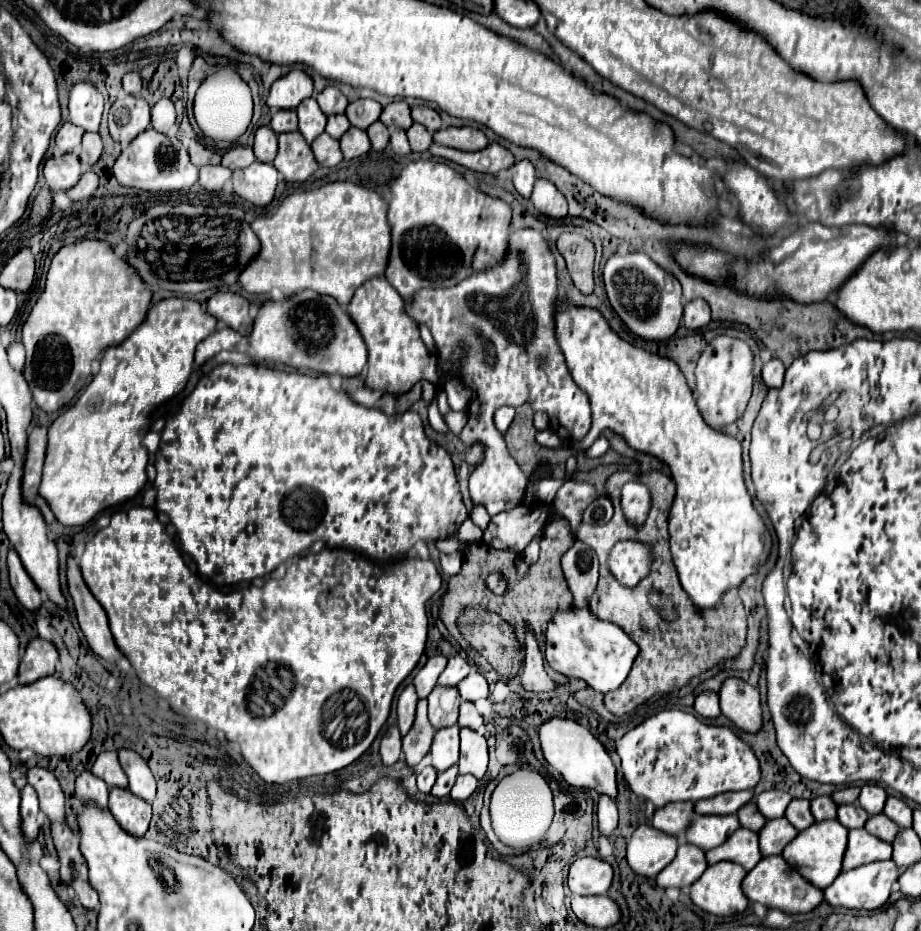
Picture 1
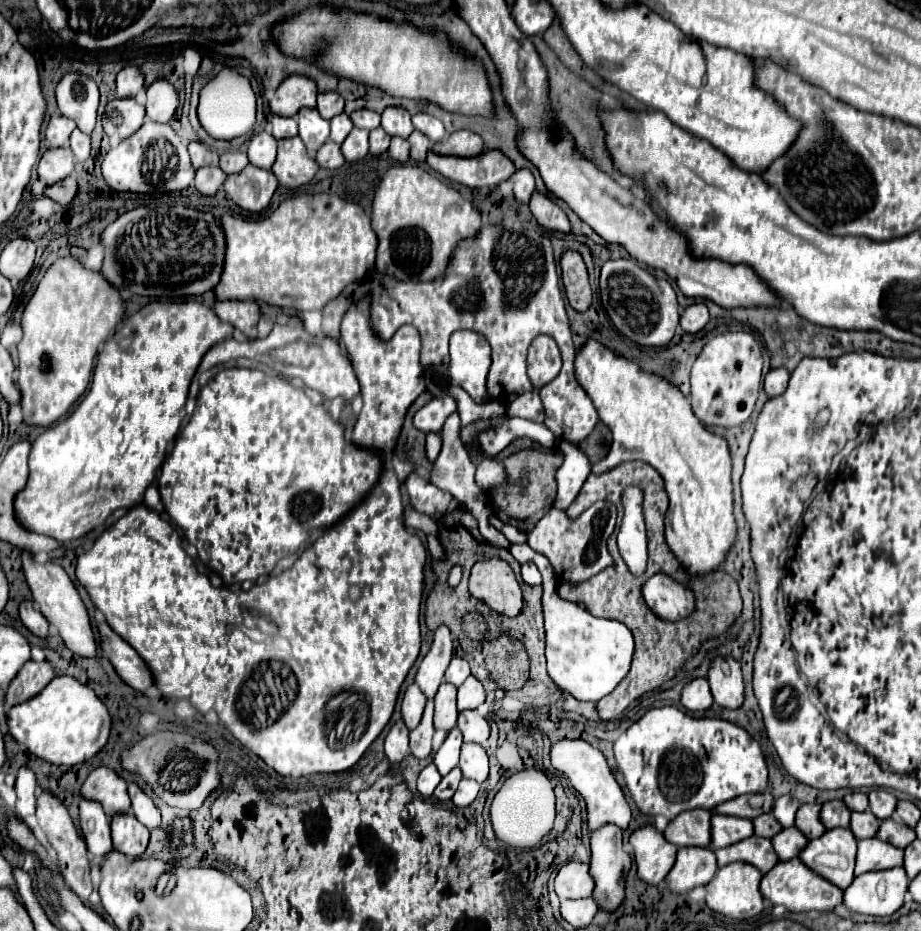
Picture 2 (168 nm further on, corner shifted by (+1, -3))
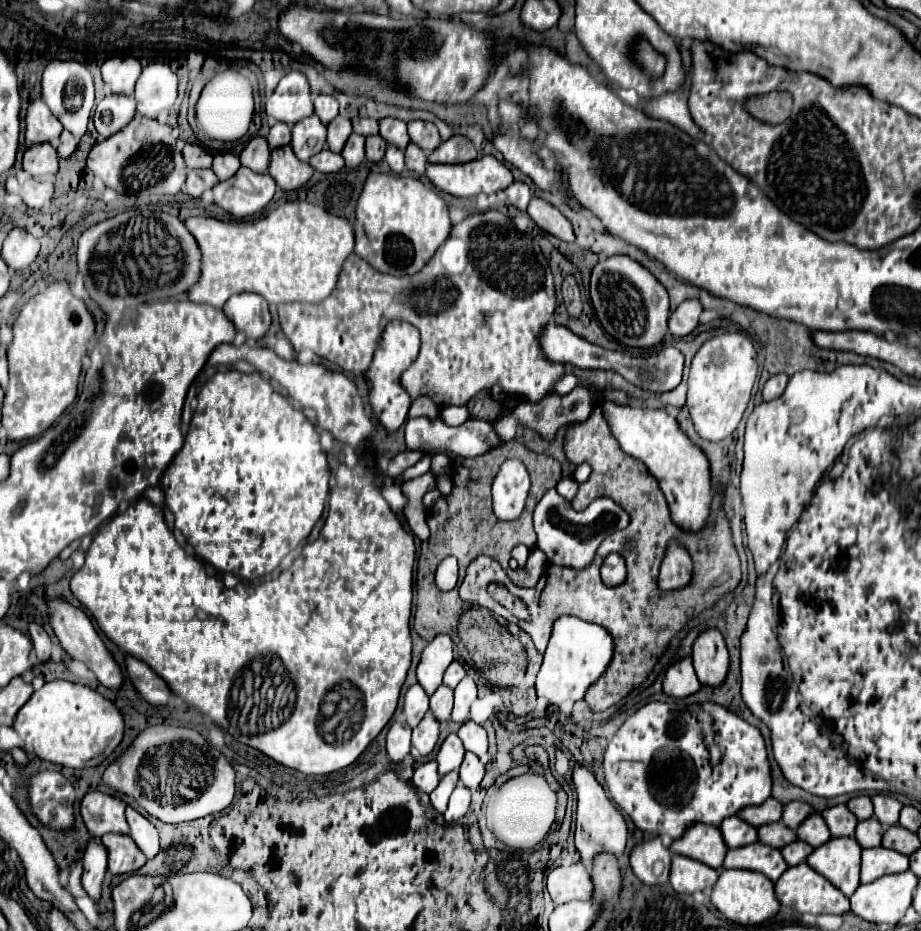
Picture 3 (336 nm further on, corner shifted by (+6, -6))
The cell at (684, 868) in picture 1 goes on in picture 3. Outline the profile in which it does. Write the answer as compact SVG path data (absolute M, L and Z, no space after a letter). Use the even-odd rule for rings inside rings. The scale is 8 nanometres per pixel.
M673 856L673 864L671 864L671 886L675 892L683 892L683 894L693 894L697 890L705 890L711 888L715 884L715 880L719 878L719 870L691 860L687 856Z

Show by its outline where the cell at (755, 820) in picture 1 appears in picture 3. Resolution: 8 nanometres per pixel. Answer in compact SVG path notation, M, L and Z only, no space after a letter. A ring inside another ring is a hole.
M783 822L765 824L765 826L757 828L757 832L759 832L759 840L765 842L767 846L773 846L773 848L783 848L785 844L789 844L797 838L797 834L793 830L789 830Z

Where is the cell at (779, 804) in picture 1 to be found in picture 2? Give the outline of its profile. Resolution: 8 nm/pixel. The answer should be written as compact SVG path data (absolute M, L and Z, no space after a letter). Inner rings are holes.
M780 797L774 801L774 815L782 823L782 827L794 825L794 817L796 817L798 807L800 807L800 801L792 799L792 797Z

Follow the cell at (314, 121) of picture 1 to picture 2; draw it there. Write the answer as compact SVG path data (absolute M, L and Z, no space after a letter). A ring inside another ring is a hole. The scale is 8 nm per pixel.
M304 107L298 113L298 127L300 127L300 139L304 141L308 155L314 157L316 151L328 141L330 123L318 115L318 109Z

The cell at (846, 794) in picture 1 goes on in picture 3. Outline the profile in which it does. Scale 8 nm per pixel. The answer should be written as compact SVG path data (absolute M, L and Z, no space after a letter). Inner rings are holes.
M857 796L857 798L851 798L847 802L849 810L859 818L859 820L867 820L873 816L873 806L871 806L871 798L869 796Z

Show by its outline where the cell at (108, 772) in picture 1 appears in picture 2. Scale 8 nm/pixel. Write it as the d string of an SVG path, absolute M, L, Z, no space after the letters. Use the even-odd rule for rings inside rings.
M98 767L94 769L88 779L84 781L80 795L88 801L98 801L112 819L114 815L122 815L130 811L130 797L128 797L128 785L122 777L118 777L112 769L108 767Z

